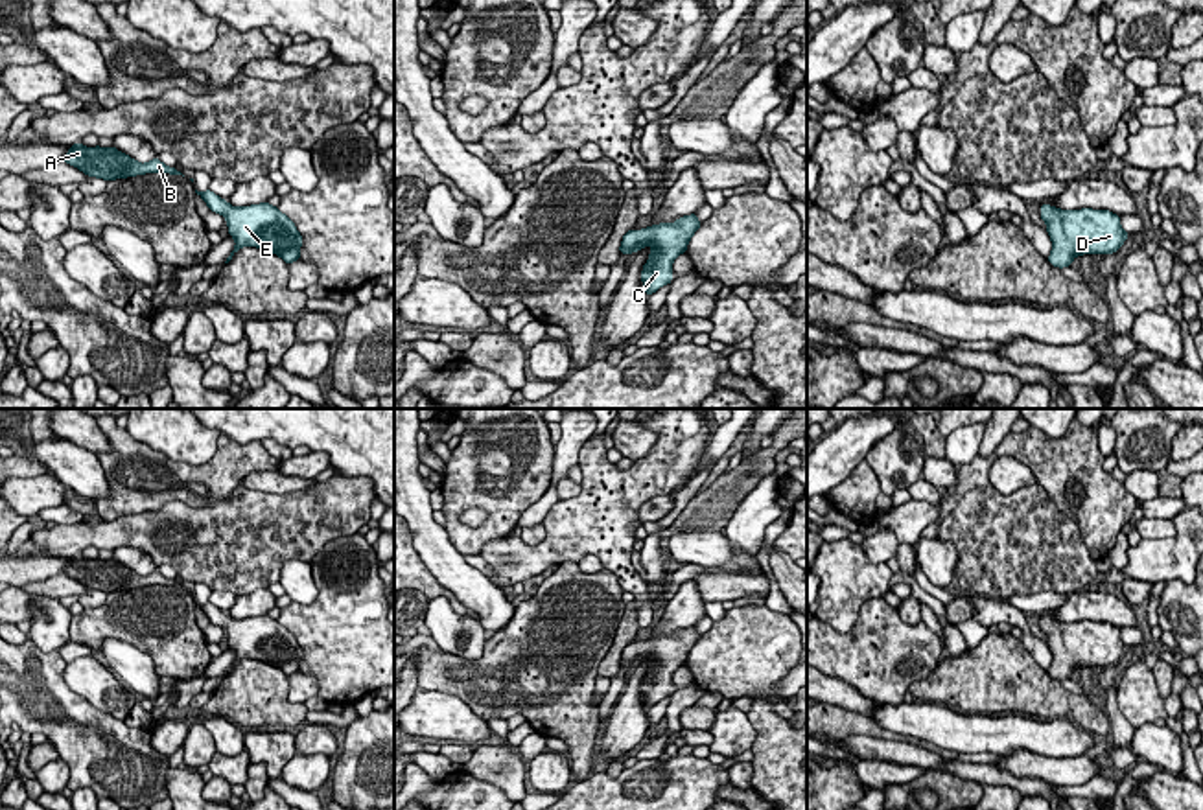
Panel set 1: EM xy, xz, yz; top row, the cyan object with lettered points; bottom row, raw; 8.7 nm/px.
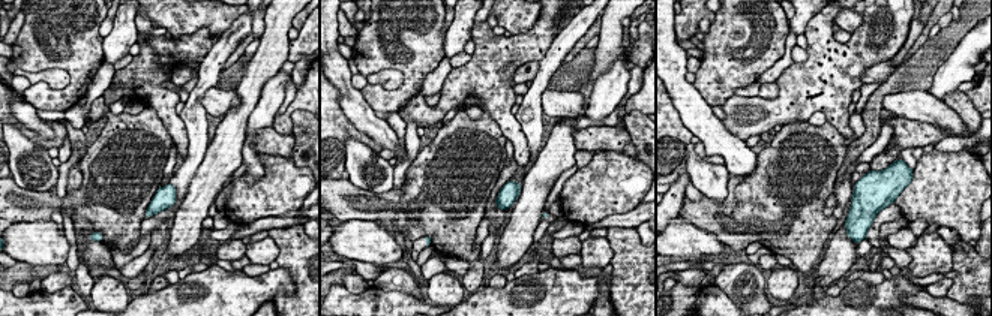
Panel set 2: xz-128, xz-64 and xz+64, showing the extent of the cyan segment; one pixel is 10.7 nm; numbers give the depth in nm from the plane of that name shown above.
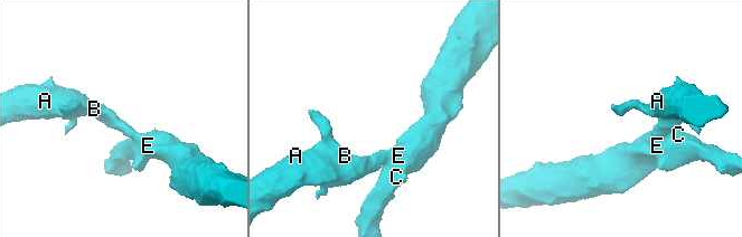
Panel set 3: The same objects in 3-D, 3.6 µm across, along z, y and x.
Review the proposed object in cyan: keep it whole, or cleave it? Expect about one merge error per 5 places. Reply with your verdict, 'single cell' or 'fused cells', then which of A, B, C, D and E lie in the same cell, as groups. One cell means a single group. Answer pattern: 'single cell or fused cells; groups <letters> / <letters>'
single cell; groups A B C D E

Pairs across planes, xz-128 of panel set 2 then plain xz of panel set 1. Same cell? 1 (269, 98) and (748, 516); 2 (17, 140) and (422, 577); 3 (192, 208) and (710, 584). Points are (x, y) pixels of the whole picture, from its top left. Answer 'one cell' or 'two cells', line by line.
1: one cell
2: two cells
3: two cells

